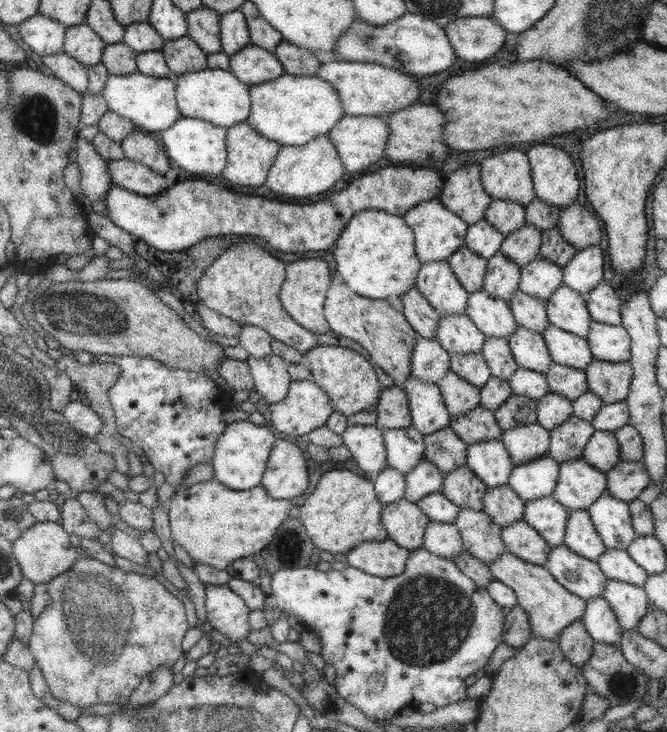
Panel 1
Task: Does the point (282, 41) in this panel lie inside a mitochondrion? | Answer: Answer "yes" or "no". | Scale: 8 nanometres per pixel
no

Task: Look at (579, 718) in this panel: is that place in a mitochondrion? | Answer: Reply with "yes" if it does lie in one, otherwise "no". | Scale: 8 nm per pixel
no

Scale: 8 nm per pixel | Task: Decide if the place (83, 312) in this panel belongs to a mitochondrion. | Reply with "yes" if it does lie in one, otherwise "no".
yes

